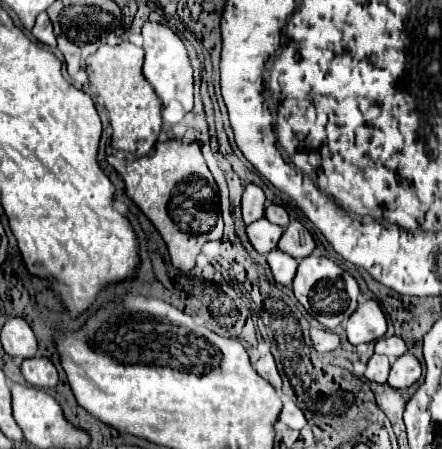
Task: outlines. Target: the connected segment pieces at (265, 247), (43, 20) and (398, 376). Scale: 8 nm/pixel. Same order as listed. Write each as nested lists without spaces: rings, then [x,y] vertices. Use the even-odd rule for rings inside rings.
[[[260,219],[252,225],[246,227],[248,231],[248,239],[252,243],[252,247],[260,253],[260,255],[268,255],[268,251],[272,251],[280,239],[280,235],[284,233],[282,227],[272,225],[268,219]]]
[[[40,13],[40,15],[38,15],[36,25],[34,25],[34,29],[32,29],[32,35],[34,35],[40,43],[44,43],[44,45],[56,47],[56,37],[54,37],[54,33],[52,33],[52,23],[50,23],[50,19],[48,19],[46,13]]]
[[[404,353],[402,357],[398,357],[392,363],[390,375],[388,375],[388,385],[396,387],[396,389],[404,389],[410,387],[412,383],[416,383],[420,379],[420,363],[412,353]]]

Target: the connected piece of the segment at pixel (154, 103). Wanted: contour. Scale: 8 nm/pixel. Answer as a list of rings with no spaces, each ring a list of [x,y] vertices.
[[[106,39],[99,41],[96,53],[92,53],[86,59],[86,73],[90,77],[90,85],[94,87],[96,95],[102,97],[104,107],[110,113],[112,123],[112,147],[132,153],[136,157],[148,155],[160,135],[162,129],[162,103],[158,95],[154,95],[152,85],[142,75],[142,63],[144,63],[144,51],[138,45],[128,45],[130,41],[124,41],[120,45],[101,45]]]

